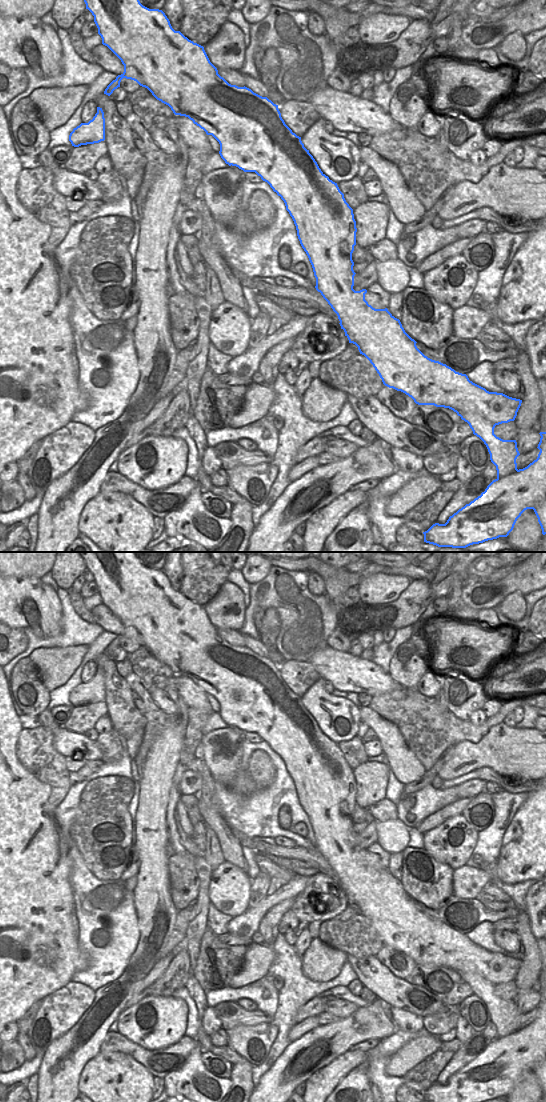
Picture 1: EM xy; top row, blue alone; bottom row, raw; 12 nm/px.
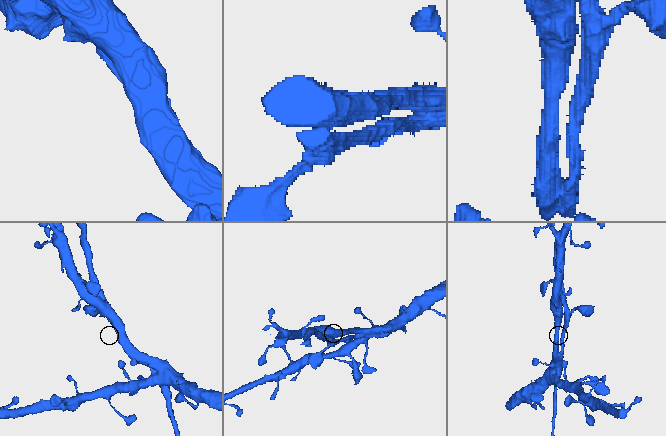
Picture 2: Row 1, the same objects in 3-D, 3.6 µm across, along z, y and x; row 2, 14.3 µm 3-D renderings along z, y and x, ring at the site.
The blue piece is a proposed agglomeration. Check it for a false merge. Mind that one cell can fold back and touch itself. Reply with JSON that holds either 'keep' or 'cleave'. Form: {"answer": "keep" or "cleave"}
{"answer": "cleave"}

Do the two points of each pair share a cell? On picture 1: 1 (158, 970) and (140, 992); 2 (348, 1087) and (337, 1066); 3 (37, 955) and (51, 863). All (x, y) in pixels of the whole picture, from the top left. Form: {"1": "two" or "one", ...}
{"1": "one", "2": "two", "3": "one"}

